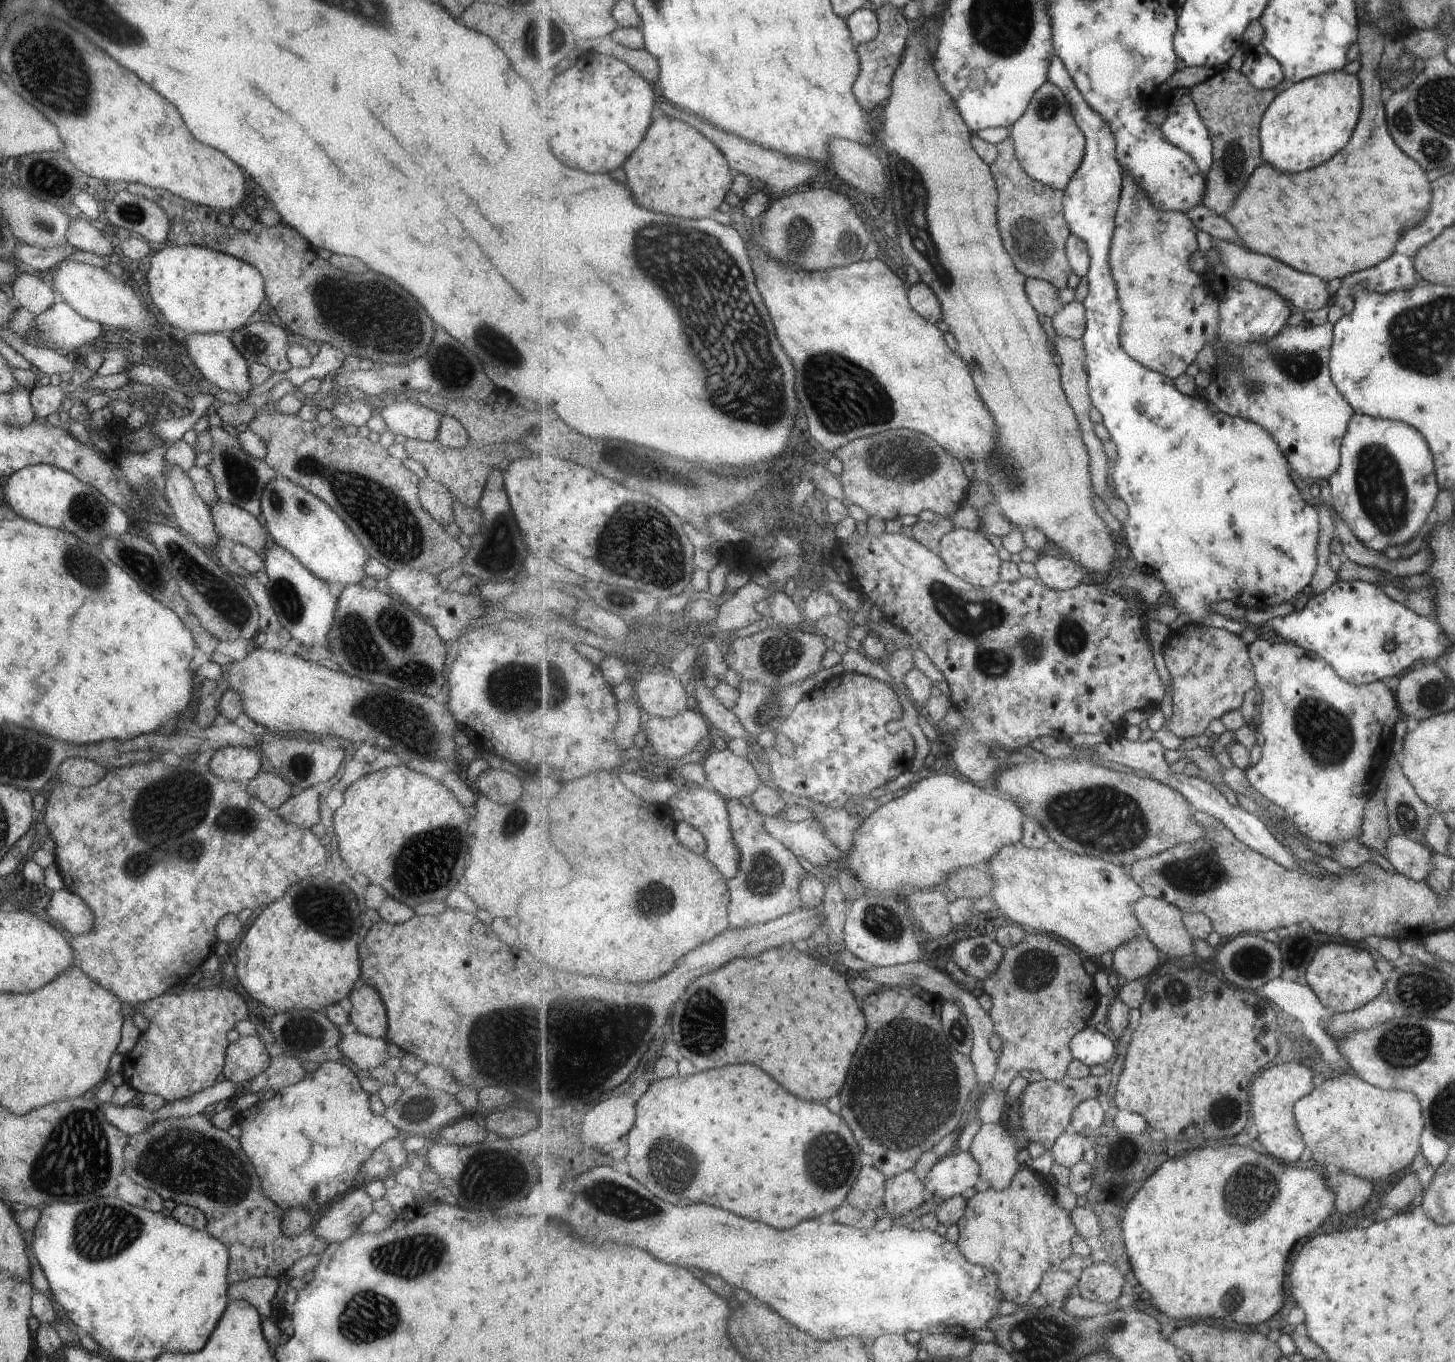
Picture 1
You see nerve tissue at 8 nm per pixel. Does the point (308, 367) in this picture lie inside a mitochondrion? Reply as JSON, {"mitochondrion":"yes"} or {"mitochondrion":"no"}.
{"mitochondrion":"no"}

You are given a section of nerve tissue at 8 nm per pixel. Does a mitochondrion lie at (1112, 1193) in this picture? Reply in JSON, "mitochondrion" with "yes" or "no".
{"mitochondrion":"no"}

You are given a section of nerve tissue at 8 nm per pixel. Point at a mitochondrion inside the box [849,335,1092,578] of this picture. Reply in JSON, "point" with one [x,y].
{"point":[910,457]}

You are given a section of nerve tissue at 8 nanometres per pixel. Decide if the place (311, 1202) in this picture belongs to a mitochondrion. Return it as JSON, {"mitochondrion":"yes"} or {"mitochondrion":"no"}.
{"mitochondrion":"yes"}

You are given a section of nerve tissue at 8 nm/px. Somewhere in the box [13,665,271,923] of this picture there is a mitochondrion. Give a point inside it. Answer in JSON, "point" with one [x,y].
{"point":[187,784]}

